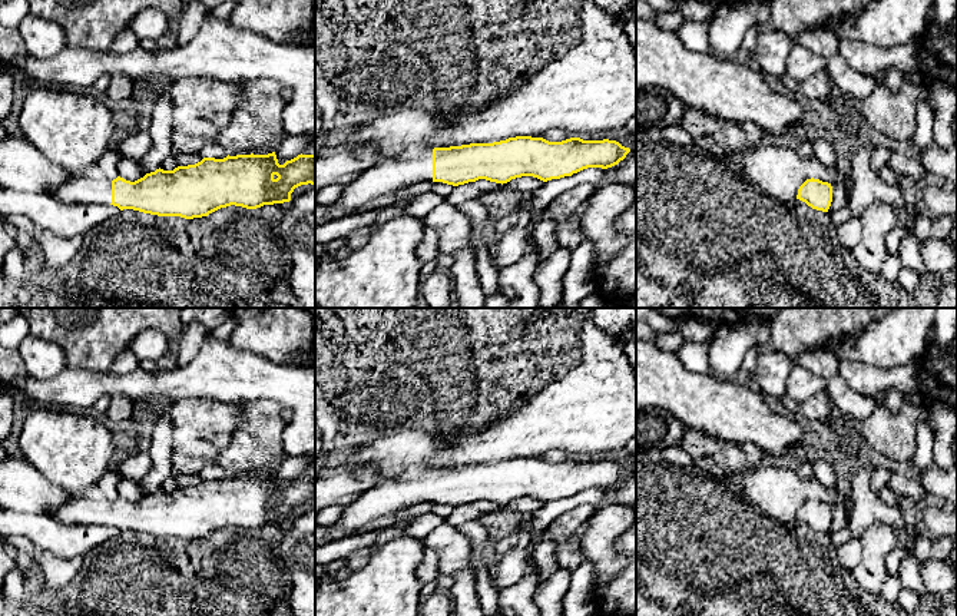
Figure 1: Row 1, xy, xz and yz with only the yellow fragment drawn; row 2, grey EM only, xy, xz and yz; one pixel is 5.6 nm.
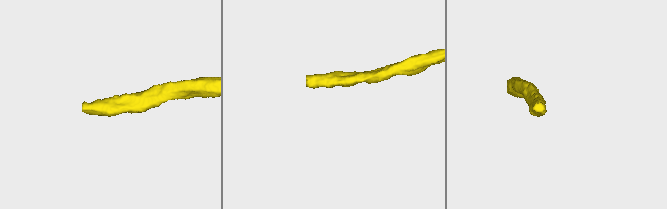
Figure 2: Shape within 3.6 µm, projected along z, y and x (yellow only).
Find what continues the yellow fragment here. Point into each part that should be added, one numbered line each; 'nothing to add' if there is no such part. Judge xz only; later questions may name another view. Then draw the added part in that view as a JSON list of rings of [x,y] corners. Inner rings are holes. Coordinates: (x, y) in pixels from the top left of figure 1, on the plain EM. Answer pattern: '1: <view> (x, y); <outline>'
1: xz (383, 500); [[[421,470],[410,480],[393,480],[375,486],[342,506],[340,520],[328,531],[348,533],[371,521],[391,516],[408,506],[433,501],[433,470]]]

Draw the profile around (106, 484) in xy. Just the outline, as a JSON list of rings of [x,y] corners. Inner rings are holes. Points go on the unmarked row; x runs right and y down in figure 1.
[[[112,466],[110,470],[97,481],[96,489],[105,494],[109,500],[116,500],[119,496],[116,493],[116,486],[120,481],[120,476],[116,471],[116,466]]]

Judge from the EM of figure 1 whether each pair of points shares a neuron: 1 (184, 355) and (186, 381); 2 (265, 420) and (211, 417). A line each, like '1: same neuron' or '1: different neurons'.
1: different neurons
2: different neurons

